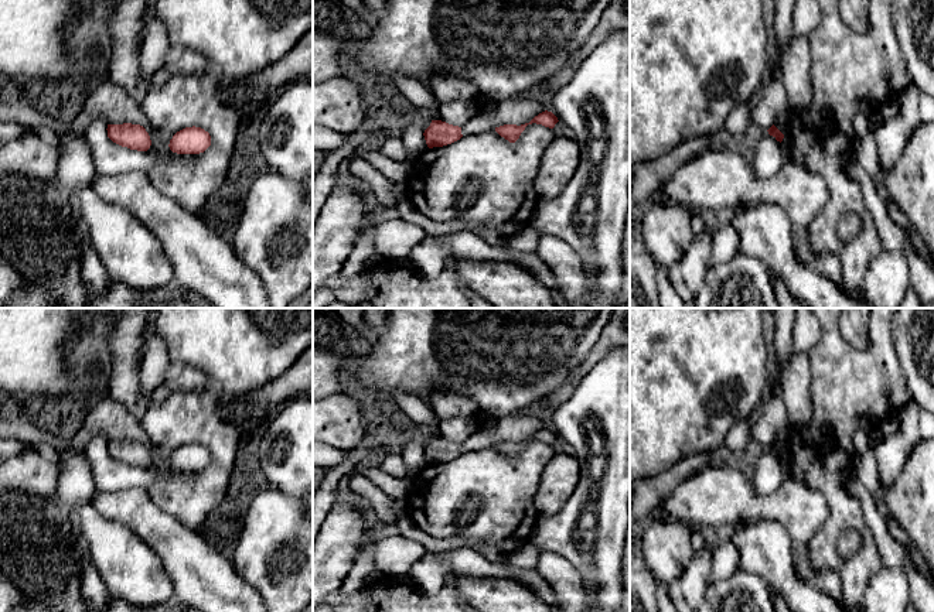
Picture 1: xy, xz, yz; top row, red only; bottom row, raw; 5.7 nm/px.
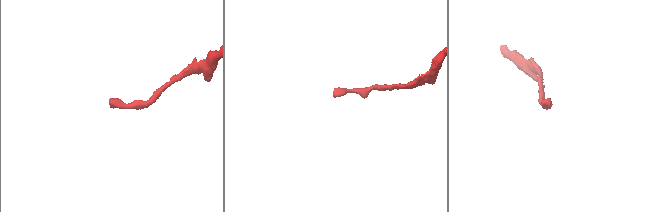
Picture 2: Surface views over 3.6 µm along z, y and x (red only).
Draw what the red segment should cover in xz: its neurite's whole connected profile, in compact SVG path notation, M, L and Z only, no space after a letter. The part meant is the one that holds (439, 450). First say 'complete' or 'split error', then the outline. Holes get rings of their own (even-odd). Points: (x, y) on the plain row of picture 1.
complete | M432 437L423 452L429 465L447 462L463 454L461 444L442 437Z

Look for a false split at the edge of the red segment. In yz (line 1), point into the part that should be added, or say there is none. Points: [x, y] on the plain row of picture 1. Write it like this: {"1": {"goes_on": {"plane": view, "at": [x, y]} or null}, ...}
{"1": {"goes_on": null}}

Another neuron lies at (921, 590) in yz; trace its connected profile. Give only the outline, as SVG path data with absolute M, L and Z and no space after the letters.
M852 472L845 481L845 489L855 496L862 507L863 517L873 533L882 555L883 568L900 568L906 572L910 599L917 612L934 612L934 582L923 577L907 560L904 550L889 534L886 520L877 510L873 496L865 489L856 473Z

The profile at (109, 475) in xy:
M96 434L83 448L92 465L95 493L113 492L125 488L144 488L158 479L158 475L146 468L130 466L113 459L108 454L108 441L103 434Z

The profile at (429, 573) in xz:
M450 550L444 553L426 553L409 570L416 588L429 595L437 594L444 587L444 578L453 571Z

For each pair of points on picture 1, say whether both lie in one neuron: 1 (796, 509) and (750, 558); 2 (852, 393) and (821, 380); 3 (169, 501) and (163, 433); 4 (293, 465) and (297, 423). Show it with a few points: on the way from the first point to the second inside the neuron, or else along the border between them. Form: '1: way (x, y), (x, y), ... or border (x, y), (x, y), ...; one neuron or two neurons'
1: border (747, 525), (779, 522), (793, 540); two neurons
2: way (845, 386), (839, 380), (828, 380); one neuron
3: way (169, 484), (163, 469), (163, 450); one neuron
4: way (297, 455), (297, 433); one neuron

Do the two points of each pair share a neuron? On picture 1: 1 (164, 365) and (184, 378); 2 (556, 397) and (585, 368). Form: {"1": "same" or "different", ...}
{"1": "different", "2": "same"}

